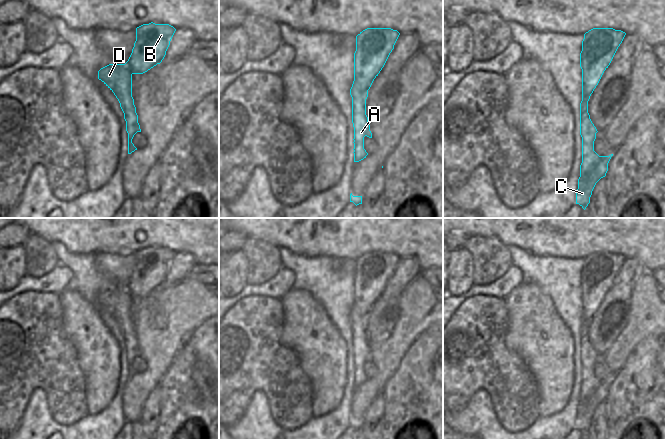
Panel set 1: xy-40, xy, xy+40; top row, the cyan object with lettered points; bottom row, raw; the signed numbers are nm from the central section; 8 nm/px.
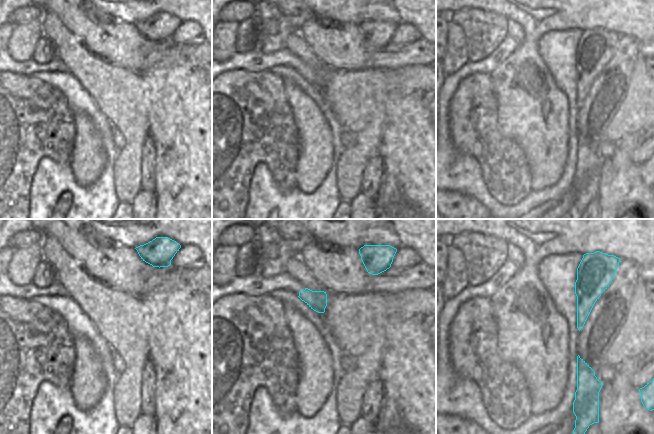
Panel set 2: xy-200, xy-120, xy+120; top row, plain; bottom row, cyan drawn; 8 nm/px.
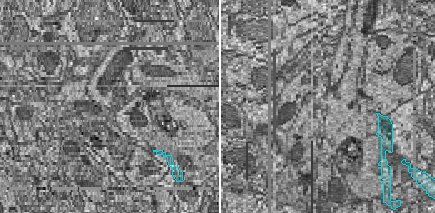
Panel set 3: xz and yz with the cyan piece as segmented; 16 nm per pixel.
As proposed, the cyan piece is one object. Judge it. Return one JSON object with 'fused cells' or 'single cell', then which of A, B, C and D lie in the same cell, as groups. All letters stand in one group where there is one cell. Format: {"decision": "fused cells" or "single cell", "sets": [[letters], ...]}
{"decision": "fused cells", "sets": [["A", "C", "D"], ["B"]]}

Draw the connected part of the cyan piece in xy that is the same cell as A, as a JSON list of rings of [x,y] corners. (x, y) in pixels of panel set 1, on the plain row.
[[[352,308],[350,319],[352,321],[352,347],[354,351],[354,386],[359,386],[368,379],[364,373],[364,361],[372,362],[366,339],[368,315],[364,315],[359,308]]]

